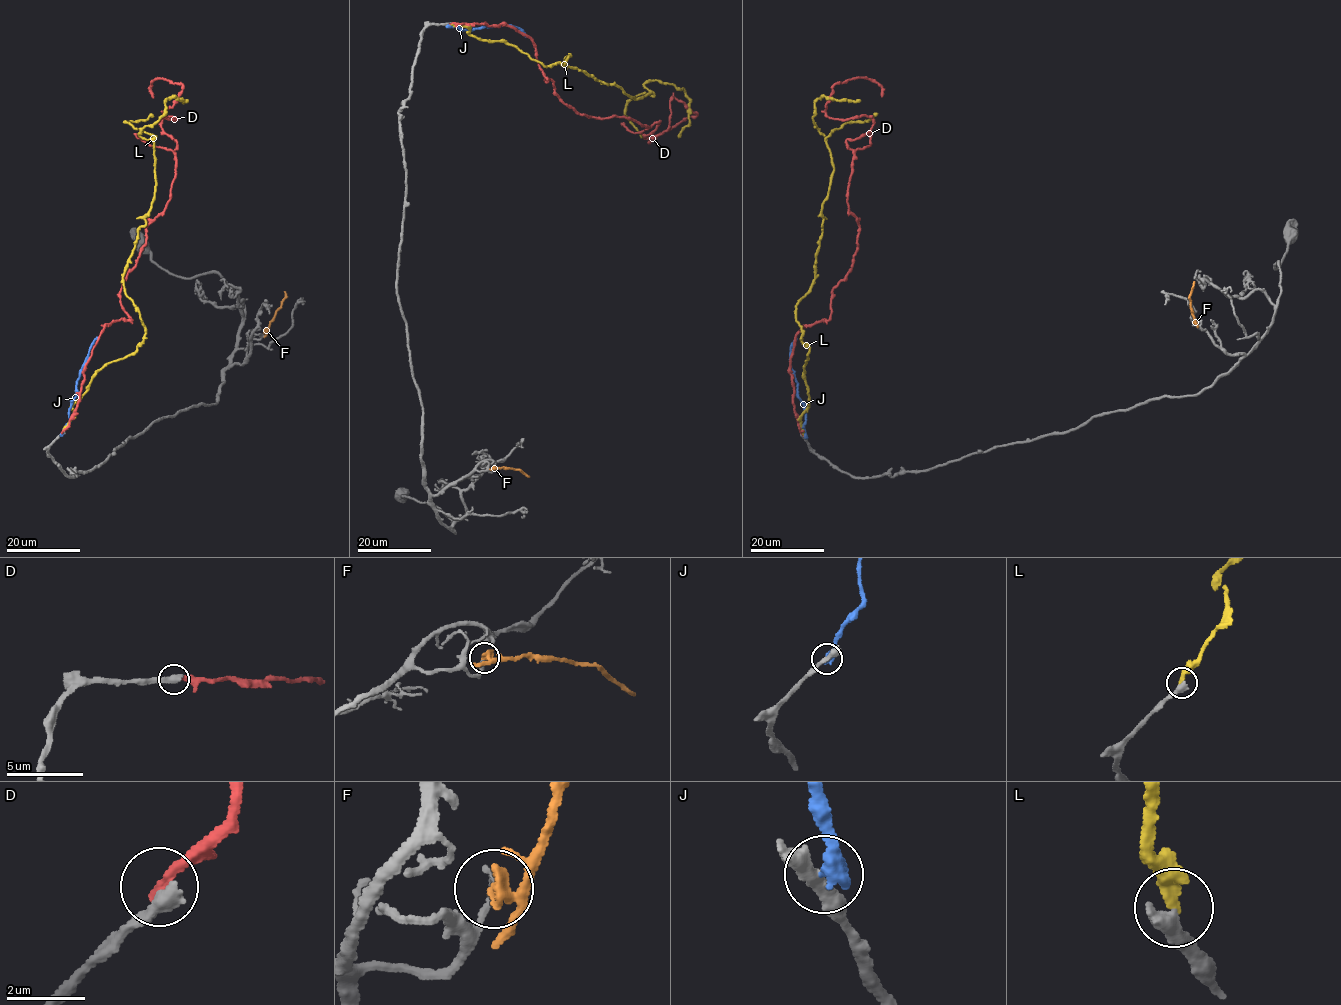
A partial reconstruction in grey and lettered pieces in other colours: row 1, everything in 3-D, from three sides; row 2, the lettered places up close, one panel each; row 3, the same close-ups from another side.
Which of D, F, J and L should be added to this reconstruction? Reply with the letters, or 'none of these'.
none of these

